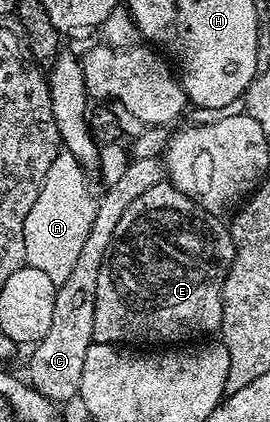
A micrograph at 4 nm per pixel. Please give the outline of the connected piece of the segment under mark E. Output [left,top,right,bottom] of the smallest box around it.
[93,180,236,344]

